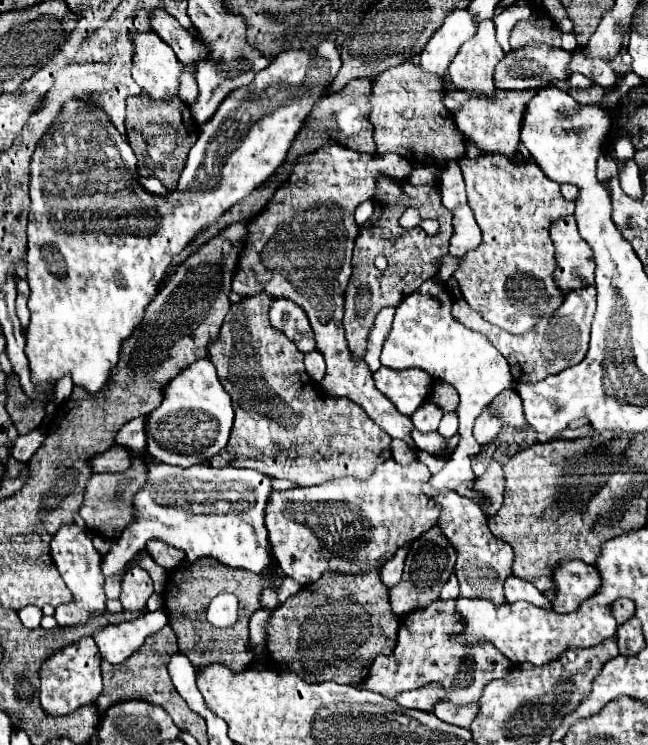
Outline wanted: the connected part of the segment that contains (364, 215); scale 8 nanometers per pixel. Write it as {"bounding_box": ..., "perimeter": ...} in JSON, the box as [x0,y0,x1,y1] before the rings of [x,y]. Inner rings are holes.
{"bounding_box":[355,201,373,225],"perimeter":[[[365,201],[365,203],[361,203],[361,205],[357,207],[357,211],[355,211],[357,225],[363,225],[363,223],[371,217],[371,213],[373,213],[373,201]]]}

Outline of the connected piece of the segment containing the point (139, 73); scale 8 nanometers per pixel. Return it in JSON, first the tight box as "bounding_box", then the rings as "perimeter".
{"bounding_box":[131,33,183,101],"perimeter":[[[139,33],[135,35],[135,57],[131,75],[141,89],[155,101],[167,101],[177,97],[179,75],[183,65],[175,59],[175,53],[159,35]]]}

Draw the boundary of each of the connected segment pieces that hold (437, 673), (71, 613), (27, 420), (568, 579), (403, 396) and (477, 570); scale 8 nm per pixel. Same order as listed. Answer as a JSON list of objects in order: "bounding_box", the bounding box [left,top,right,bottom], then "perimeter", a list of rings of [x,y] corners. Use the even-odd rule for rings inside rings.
[{"bounding_box":[363,601,511,705],"perimeter":[[[437,601],[423,611],[413,611],[401,623],[395,651],[391,655],[375,657],[367,679],[363,681],[365,689],[393,699],[403,691],[439,681],[447,691],[445,699],[463,705],[479,701],[483,687],[491,679],[499,679],[511,671],[511,661],[491,643],[461,645],[453,641],[453,633],[463,629],[459,617],[455,617],[455,601]]]},{"bounding_box":[51,525,107,627],"perimeter":[[[65,525],[61,527],[53,541],[51,541],[51,555],[53,555],[53,561],[63,577],[63,581],[67,583],[67,587],[71,589],[73,593],[73,599],[71,603],[63,603],[55,609],[55,619],[61,627],[67,627],[67,625],[83,625],[87,623],[89,619],[93,619],[95,615],[103,615],[107,611],[107,597],[105,597],[105,591],[103,591],[103,575],[99,571],[99,561],[101,561],[101,555],[97,553],[97,549],[93,547],[91,543],[93,539],[93,533],[83,529],[83,527],[77,527],[77,525]]]},{"bounding_box":[7,377,45,435],"perimeter":[[[7,377],[7,411],[11,415],[11,421],[13,425],[17,427],[19,435],[23,433],[29,433],[31,429],[37,429],[45,417],[45,411],[43,411],[43,403],[41,401],[31,401],[17,377]]]},{"bounding_box":[553,561,601,613],"perimeter":[[[565,561],[555,569],[555,585],[557,599],[553,601],[553,609],[557,613],[573,613],[579,605],[593,597],[599,591],[601,575],[595,565],[587,565],[583,561]]]},{"bounding_box":[375,367,431,415],"perimeter":[[[381,367],[375,375],[375,387],[403,413],[413,415],[431,393],[431,377],[421,369],[395,371]]]},{"bounding_box":[439,491,515,605],"perimeter":[[[443,491],[441,507],[443,509],[441,509],[441,517],[439,517],[439,527],[457,551],[455,575],[459,579],[461,597],[487,599],[495,605],[507,603],[503,599],[503,583],[507,581],[507,577],[513,575],[511,567],[513,567],[515,555],[511,551],[511,545],[503,543],[501,539],[495,539],[495,535],[491,535],[485,513],[469,497],[463,497],[455,491]]]}]

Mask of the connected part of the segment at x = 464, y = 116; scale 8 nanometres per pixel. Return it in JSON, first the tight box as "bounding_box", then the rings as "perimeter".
{"bounding_box":[453,91,533,155],"perimeter":[[[497,91],[493,101],[487,99],[469,99],[453,117],[457,119],[457,127],[469,137],[471,145],[477,147],[481,153],[501,153],[511,155],[517,151],[519,143],[519,127],[525,103],[533,97],[533,91]]]}

